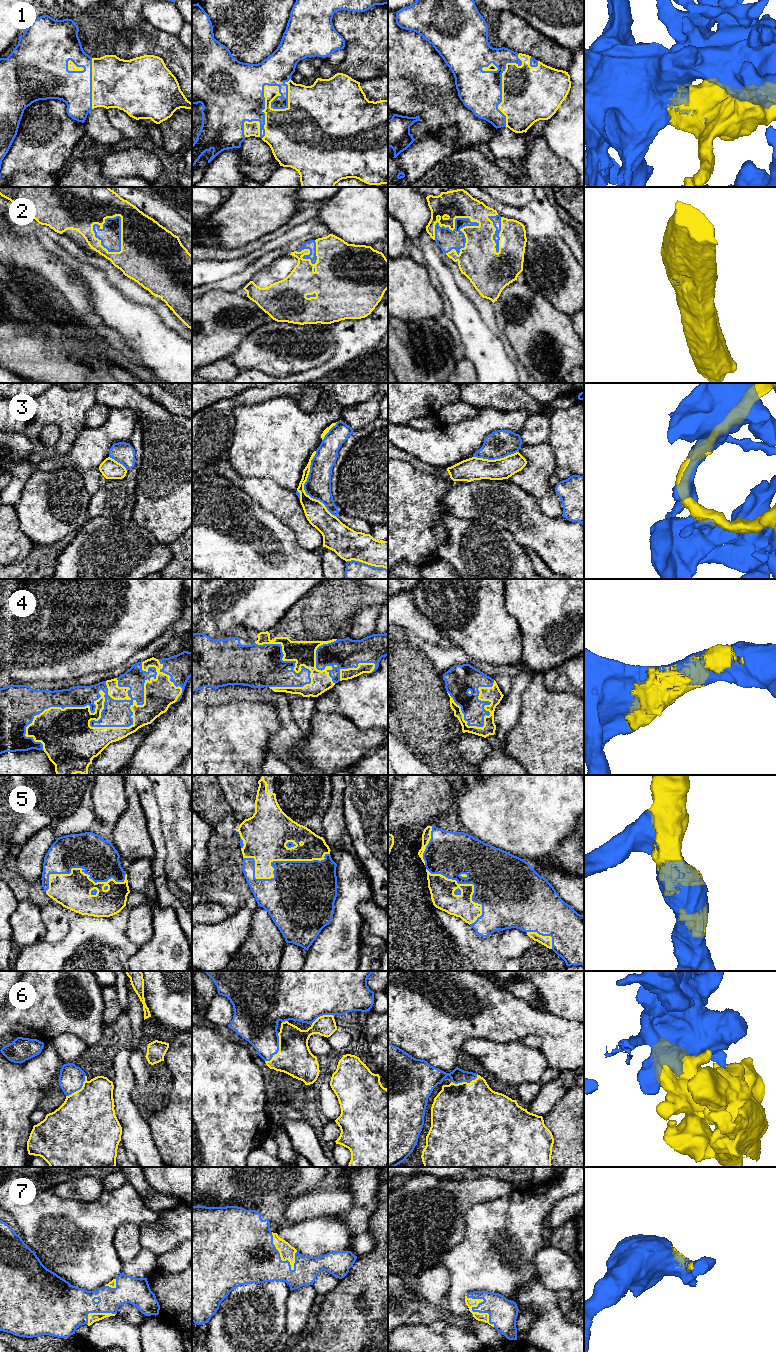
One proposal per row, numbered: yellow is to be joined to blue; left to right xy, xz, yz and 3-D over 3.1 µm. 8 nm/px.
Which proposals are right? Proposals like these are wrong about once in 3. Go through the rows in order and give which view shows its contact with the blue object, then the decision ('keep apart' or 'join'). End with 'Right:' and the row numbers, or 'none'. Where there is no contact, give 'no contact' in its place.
1: xz | join
2: yz | join
3: xz | join
4: xy | join
5: xz | join
6: xz | join
7: yz | join
Right: 1, 2, 3, 4, 5, 6, 7

